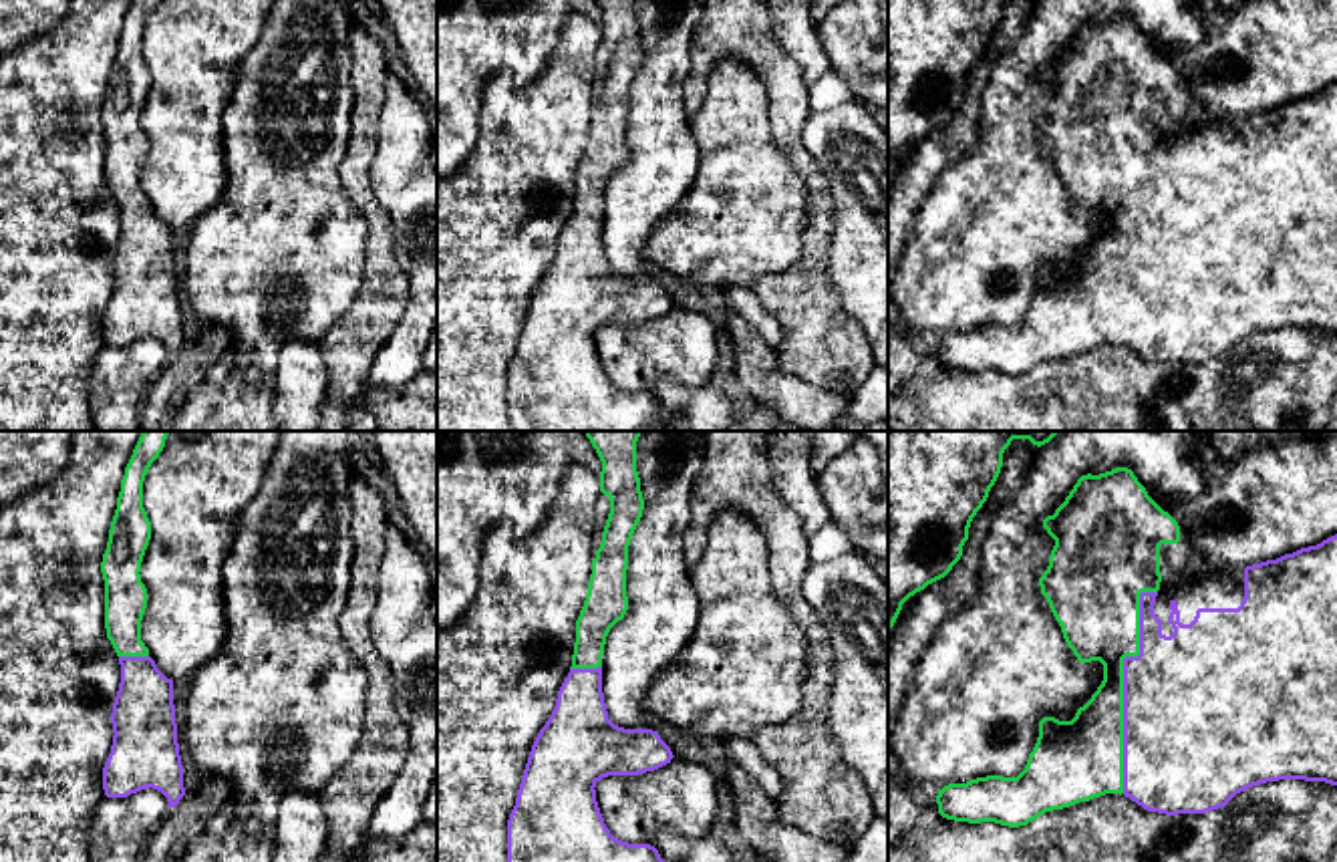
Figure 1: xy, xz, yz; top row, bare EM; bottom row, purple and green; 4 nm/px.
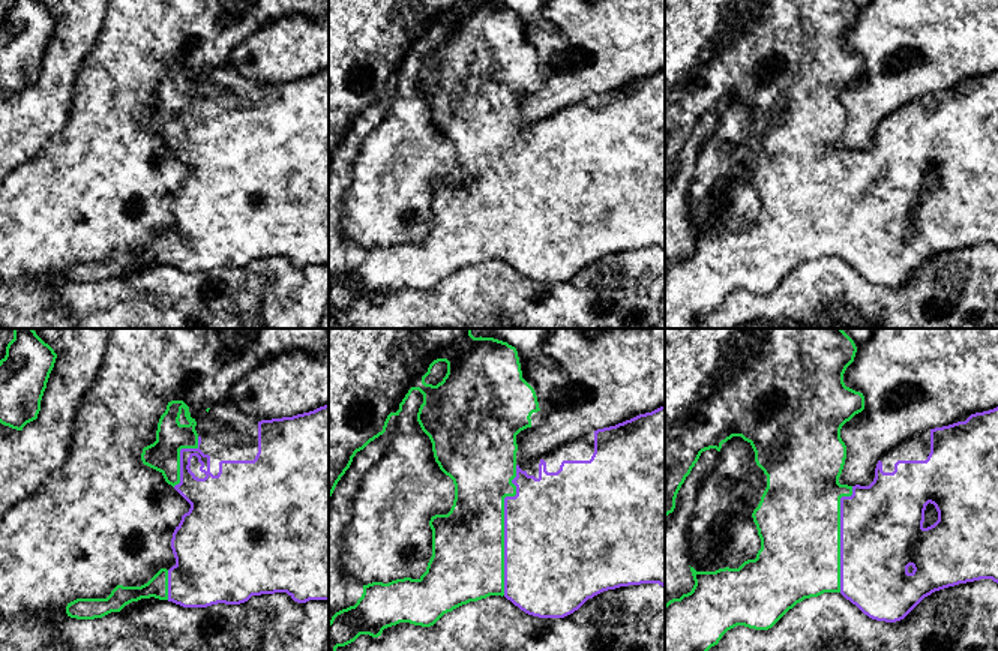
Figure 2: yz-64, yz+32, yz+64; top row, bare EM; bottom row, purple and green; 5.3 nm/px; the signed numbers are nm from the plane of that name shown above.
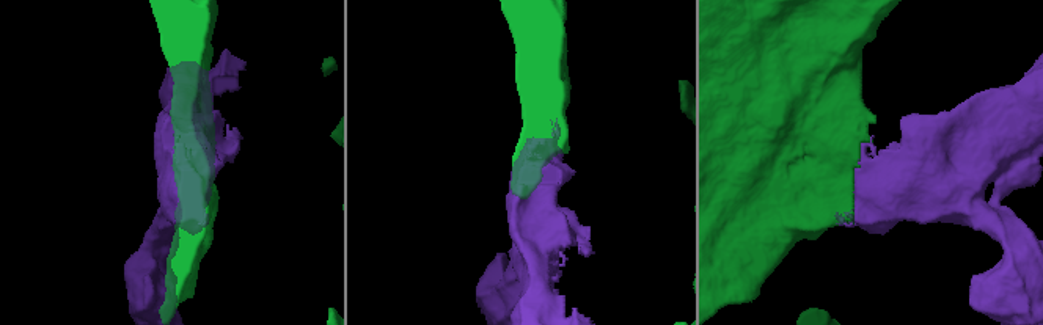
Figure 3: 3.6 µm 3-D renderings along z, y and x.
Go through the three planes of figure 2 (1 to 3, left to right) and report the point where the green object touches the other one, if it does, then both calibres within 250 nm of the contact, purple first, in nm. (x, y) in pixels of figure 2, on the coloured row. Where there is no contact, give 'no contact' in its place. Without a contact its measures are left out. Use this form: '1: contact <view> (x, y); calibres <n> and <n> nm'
1: contact yz-64 (180, 456); calibres 190 and 180 nm
2: contact yz+32 (505, 527); calibres 500 and 380 nm
3: contact yz+64 (841, 536); calibres 440 and 440 nm

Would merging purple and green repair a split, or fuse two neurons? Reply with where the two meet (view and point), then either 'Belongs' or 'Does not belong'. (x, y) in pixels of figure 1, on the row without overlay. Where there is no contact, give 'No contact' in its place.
Touches purple at yz (1124, 230). Belongs

